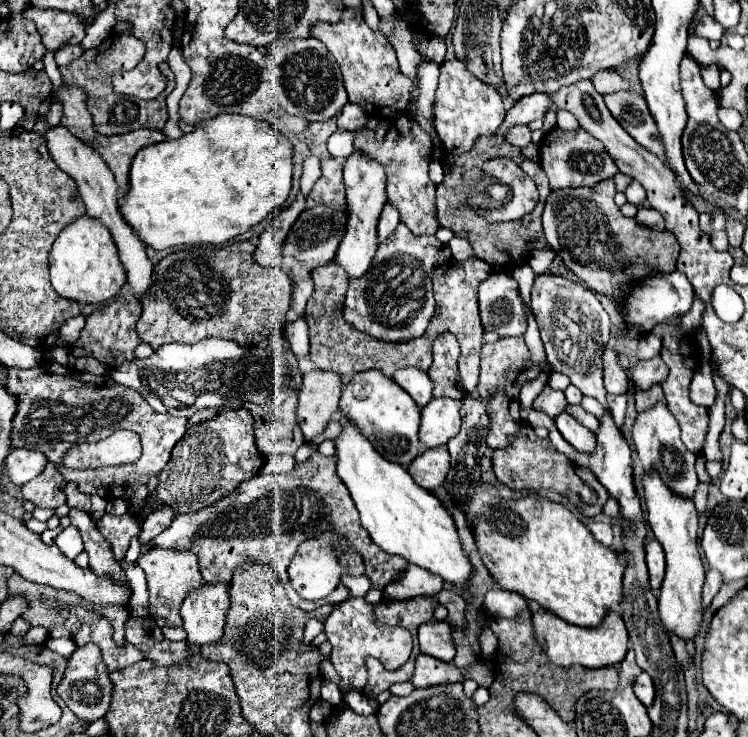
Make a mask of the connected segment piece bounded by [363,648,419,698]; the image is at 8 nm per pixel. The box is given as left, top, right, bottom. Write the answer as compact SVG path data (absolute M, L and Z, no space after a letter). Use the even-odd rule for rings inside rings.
M413 648L413 654L411 654L409 662L395 671L386 670L381 662L375 658L365 658L365 666L367 666L367 672L369 672L369 680L367 680L367 686L363 688L363 694L367 698L375 698L379 692L391 688L397 682L409 682L411 676L413 676L413 668L415 668L413 660L415 660L417 654L419 654L419 650Z

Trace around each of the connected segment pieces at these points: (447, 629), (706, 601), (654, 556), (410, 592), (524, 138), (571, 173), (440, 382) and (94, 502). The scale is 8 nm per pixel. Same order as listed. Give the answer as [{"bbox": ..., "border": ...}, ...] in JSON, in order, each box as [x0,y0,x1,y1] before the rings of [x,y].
[{"bbox":[419,620,455,662],"border":[[[437,620],[421,624],[419,646],[421,646],[423,654],[429,654],[443,662],[451,662],[455,656],[451,626],[447,622],[437,622]]]},{"bbox":[703,568,723,608],"border":[[[713,568],[707,570],[707,580],[705,580],[705,586],[703,586],[703,608],[707,608],[713,600],[713,596],[719,592],[723,580],[721,580],[721,574],[719,572],[713,572]]]},{"bbox":[645,540,665,592],"border":[[[649,540],[645,544],[645,550],[647,550],[647,568],[649,568],[649,576],[651,576],[651,588],[655,592],[659,592],[661,580],[665,574],[665,554],[657,540]]]},{"bbox":[383,564,443,600],"border":[[[409,564],[407,572],[395,580],[393,584],[389,584],[387,588],[383,588],[383,600],[409,600],[409,598],[417,598],[417,596],[435,596],[437,592],[441,592],[443,588],[443,580],[415,564]]]},{"bbox":[505,126,531,146],"border":[[[515,126],[515,128],[509,128],[505,140],[513,146],[527,146],[531,142],[531,130],[527,126]]]},{"bbox":[541,128,619,190],"border":[[[553,128],[543,136],[541,142],[541,168],[545,170],[549,184],[553,190],[559,188],[579,188],[579,186],[595,186],[601,180],[613,178],[619,170],[605,150],[605,146],[585,130],[563,132],[561,128]]]},{"bbox":[429,334,463,400],"border":[[[443,334],[435,340],[433,344],[433,364],[429,368],[429,376],[435,384],[433,398],[447,396],[453,400],[463,398],[463,388],[459,386],[459,370],[457,370],[457,360],[459,360],[459,348],[453,346],[451,334]]]},{"bbox":[89,496,105,524],"border":[[[93,496],[91,498],[91,510],[89,510],[89,514],[91,514],[91,518],[93,518],[93,522],[97,524],[97,520],[101,520],[101,516],[105,514],[105,500],[101,498],[101,496]]]}]

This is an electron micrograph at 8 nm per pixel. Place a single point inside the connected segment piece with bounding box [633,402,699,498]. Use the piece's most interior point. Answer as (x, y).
(655, 433)

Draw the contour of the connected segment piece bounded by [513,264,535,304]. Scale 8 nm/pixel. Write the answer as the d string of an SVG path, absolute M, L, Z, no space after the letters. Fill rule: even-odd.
M519 264L515 270L513 270L513 278L519 282L519 290L521 290L521 296L523 300L529 304L529 292L531 292L531 284L533 284L533 270L529 268L529 264Z

